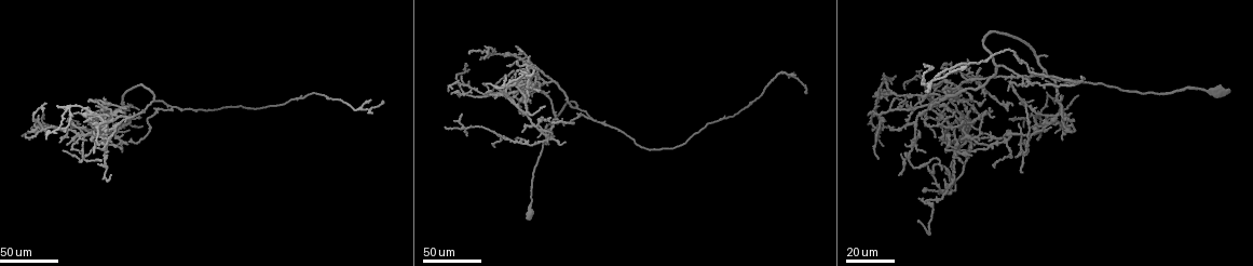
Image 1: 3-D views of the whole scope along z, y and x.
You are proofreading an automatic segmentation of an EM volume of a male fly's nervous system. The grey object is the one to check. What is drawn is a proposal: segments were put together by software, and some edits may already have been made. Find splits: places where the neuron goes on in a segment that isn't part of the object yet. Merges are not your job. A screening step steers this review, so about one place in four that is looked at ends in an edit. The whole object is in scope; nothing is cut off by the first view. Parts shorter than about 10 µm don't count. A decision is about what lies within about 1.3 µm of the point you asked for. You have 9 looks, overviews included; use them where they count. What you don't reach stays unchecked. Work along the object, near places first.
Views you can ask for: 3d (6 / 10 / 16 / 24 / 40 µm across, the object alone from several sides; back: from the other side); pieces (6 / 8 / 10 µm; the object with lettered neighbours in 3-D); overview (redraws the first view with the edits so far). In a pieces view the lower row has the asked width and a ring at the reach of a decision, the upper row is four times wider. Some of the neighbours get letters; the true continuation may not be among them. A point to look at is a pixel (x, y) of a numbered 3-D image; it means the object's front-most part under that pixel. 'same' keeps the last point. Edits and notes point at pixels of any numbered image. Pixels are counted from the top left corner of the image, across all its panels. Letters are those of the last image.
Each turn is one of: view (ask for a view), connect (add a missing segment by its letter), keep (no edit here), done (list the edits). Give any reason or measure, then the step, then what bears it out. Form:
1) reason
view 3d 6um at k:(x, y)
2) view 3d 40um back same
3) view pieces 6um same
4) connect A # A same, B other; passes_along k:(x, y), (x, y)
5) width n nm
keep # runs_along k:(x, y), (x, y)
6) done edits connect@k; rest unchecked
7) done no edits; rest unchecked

view 3d 24um at 1:(930, 171)

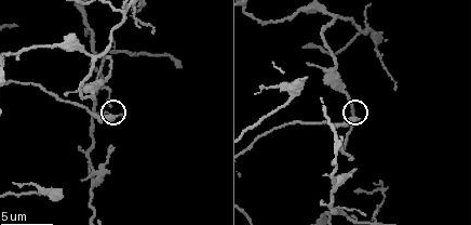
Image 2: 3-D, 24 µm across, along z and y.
see the neighbours
view pieces 8um at 2:(117, 116)

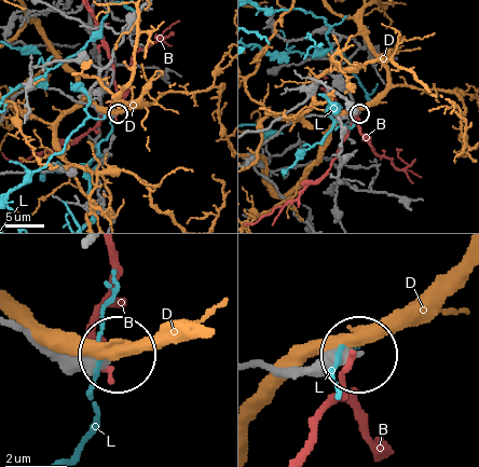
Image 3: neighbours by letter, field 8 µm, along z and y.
keep # B other, D other, L other; no lettered segment goes on from it

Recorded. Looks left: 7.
an open end
view 3d 40um at 1:(129, 140)

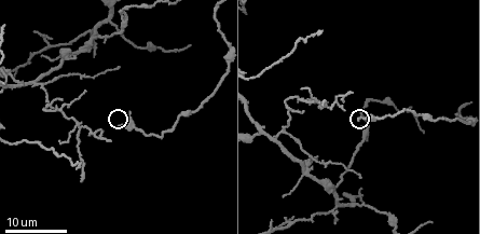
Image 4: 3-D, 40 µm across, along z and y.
view pieces 10um at 4:(115, 127)

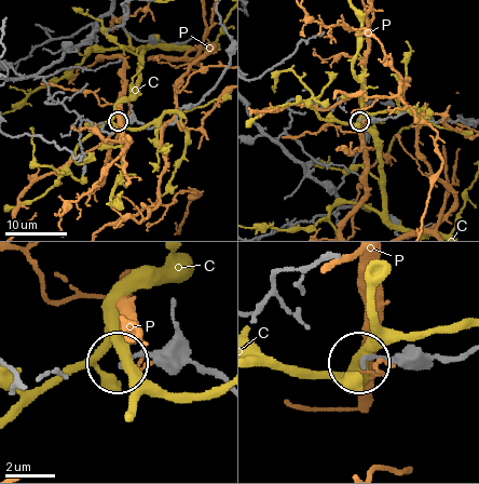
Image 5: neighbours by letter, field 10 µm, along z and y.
width 220 nm
keep # C other, P other; runs_along 5:(459, 355), (361, 362); none of them fits

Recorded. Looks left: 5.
free end
view 3d 16um at 4:(35, 31)

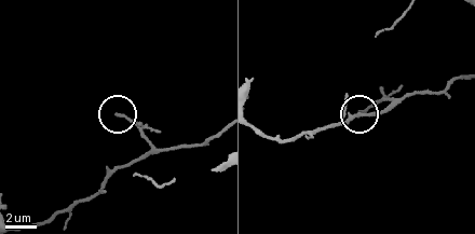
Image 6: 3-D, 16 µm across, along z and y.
view pieces 8um at 6:(119, 115)

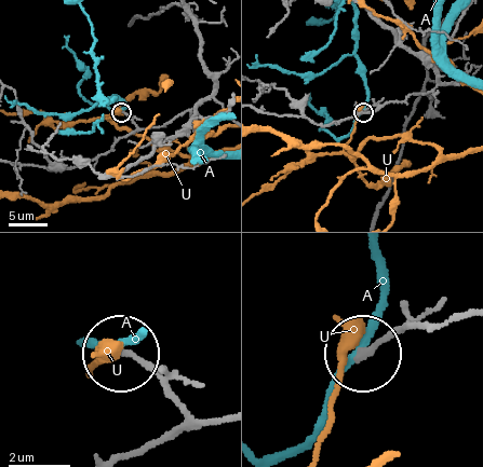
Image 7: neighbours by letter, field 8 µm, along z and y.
width 210 nm
keep # A other, U other; runs_along 7:(222, 416), (198, 420), (123, 352); no lettered segment goes on from it

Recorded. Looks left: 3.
end of a long branch
view 3d 24um at 1:(1036, 139)

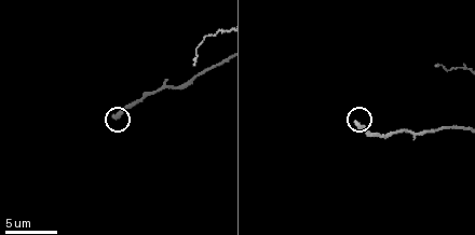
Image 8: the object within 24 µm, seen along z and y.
what lies round it
view pieces 8um at 8:(113, 117)

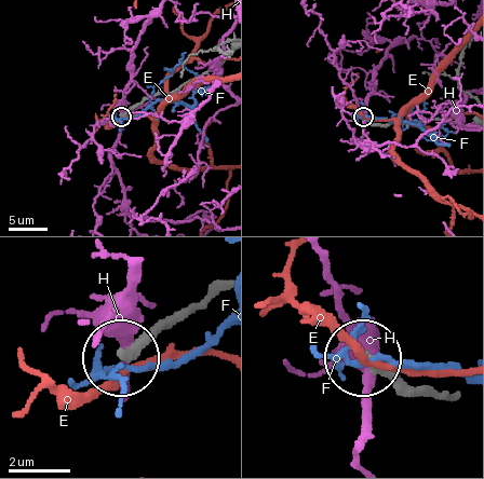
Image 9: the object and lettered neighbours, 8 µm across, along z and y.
width 330 nm
keep # E other, F other, H other; no lettered segment goes on from it

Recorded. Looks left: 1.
done no edits; rest unchecked

